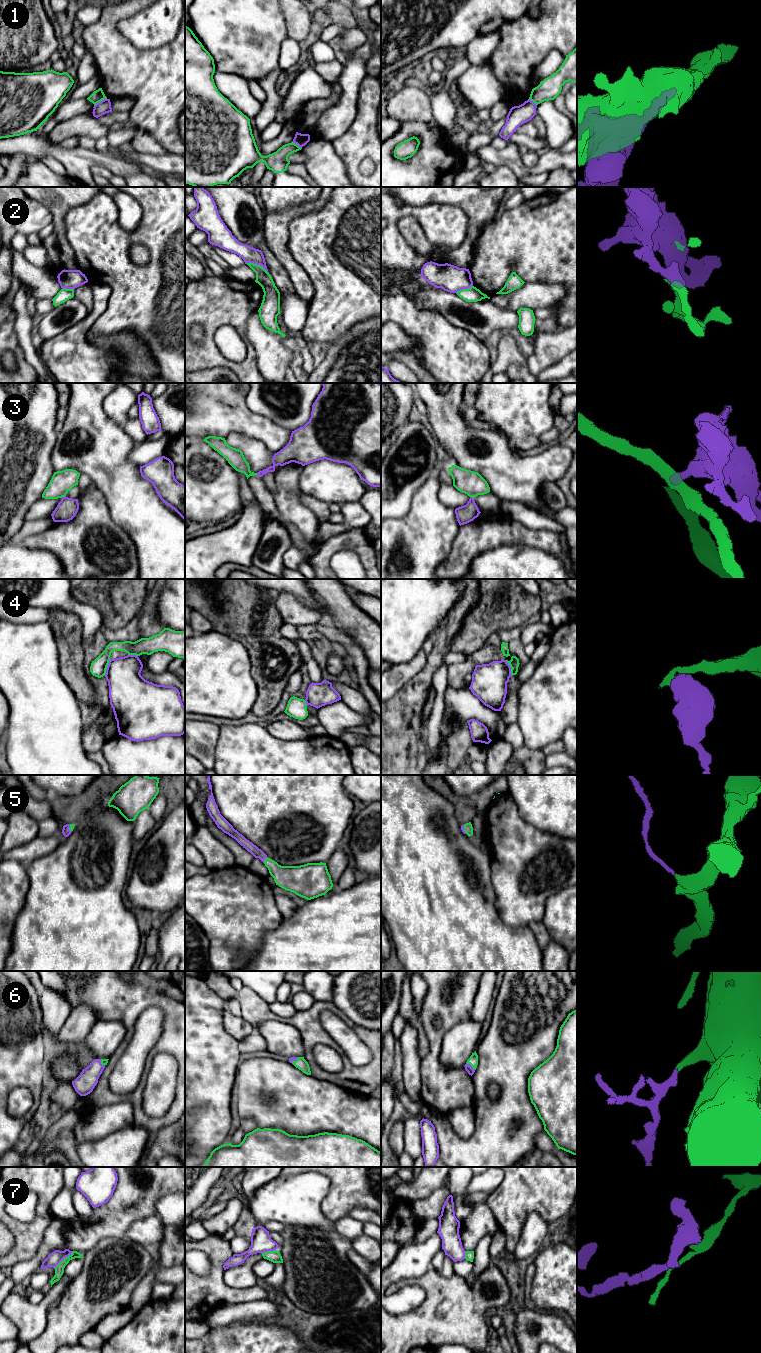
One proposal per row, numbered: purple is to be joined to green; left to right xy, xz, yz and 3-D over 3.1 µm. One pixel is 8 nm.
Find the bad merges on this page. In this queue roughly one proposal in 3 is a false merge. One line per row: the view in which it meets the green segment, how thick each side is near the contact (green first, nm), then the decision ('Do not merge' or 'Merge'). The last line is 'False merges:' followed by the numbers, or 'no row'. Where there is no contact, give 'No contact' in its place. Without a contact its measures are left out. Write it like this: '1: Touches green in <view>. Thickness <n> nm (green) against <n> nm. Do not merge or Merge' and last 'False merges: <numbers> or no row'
1: Touches green in xy. Thickness 100 nm (green) against 110 nm. Do not merge
2: Touches green in xz. Thickness 120 nm (green) against 130 nm. Do not merge
3: Touches green in xy. Thickness 180 nm (green) against 170 nm. Do not merge
4: Touches green in xy. Thickness 130 nm (green) against 300 nm. Do not merge
5: Touches green in xz. Thickness 190 nm (green) against 80 nm. Merge
6: Touches green in yz. Thickness 80 nm (green) against 60 nm. Merge
7: Touches green in xy. Thickness 80 nm (green) against 110 nm. Do not merge
False merges: 1, 2, 3, 4, 7

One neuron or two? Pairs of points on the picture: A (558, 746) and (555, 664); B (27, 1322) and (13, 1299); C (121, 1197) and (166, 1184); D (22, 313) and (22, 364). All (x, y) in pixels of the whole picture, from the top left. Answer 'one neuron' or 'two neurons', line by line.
A: two neurons
B: one neuron
C: one neuron
D: two neurons

